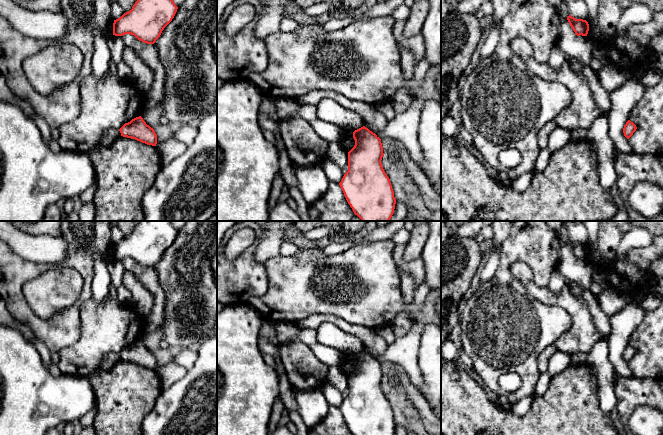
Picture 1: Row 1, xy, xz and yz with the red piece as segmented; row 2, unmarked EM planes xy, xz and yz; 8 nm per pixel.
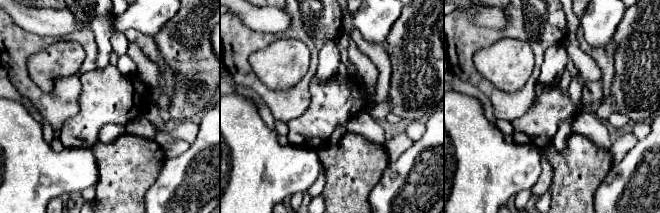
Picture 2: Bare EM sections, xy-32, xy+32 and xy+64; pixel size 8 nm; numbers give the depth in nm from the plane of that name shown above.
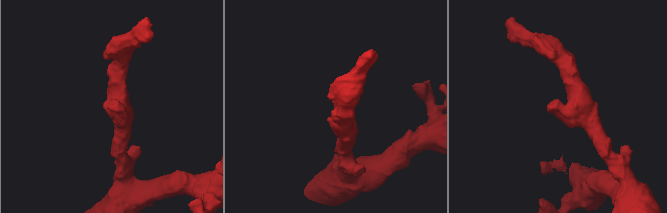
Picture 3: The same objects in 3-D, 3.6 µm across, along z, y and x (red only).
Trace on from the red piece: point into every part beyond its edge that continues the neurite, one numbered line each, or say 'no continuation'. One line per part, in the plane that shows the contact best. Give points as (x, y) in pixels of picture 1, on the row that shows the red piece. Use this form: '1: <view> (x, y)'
no continuation

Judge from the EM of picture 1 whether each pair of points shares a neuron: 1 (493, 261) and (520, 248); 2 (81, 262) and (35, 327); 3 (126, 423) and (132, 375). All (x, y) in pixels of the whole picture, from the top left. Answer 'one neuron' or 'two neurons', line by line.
1: two neurons
2: one neuron
3: one neuron

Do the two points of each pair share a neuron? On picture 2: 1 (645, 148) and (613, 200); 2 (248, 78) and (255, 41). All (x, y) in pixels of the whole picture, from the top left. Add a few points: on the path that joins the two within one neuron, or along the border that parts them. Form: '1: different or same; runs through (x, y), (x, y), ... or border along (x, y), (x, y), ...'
1: same; runs through (646, 161), (623, 187)
2: same; runs through (243, 69), (243, 53), (246, 50)

